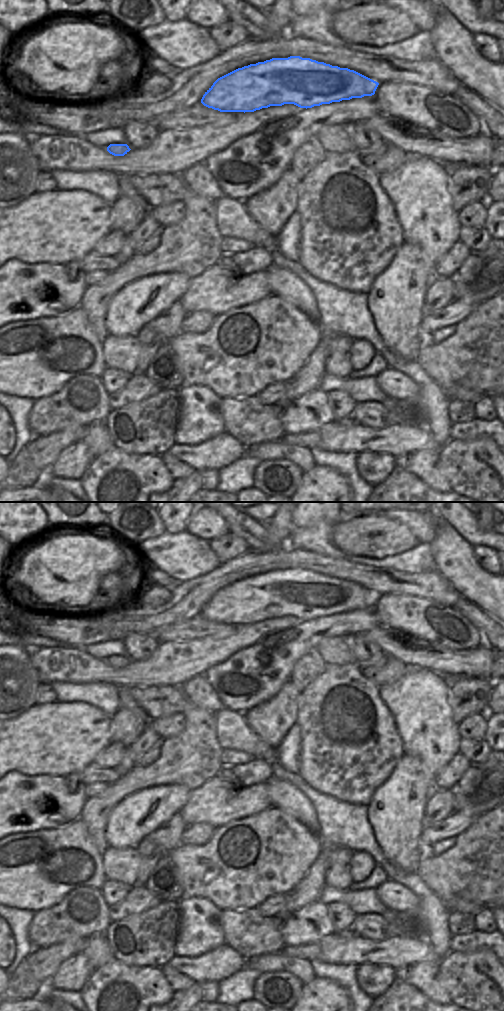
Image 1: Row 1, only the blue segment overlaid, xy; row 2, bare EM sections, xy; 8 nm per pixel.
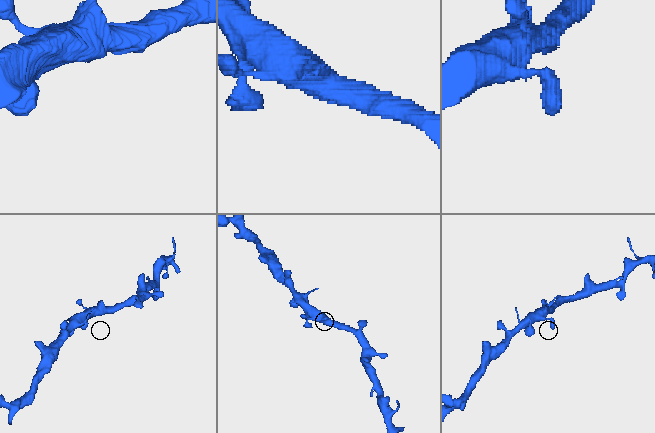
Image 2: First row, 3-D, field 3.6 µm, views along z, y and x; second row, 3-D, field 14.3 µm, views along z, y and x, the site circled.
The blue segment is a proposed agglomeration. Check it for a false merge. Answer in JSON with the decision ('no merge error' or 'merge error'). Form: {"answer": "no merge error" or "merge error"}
{"answer": "no merge error"}

